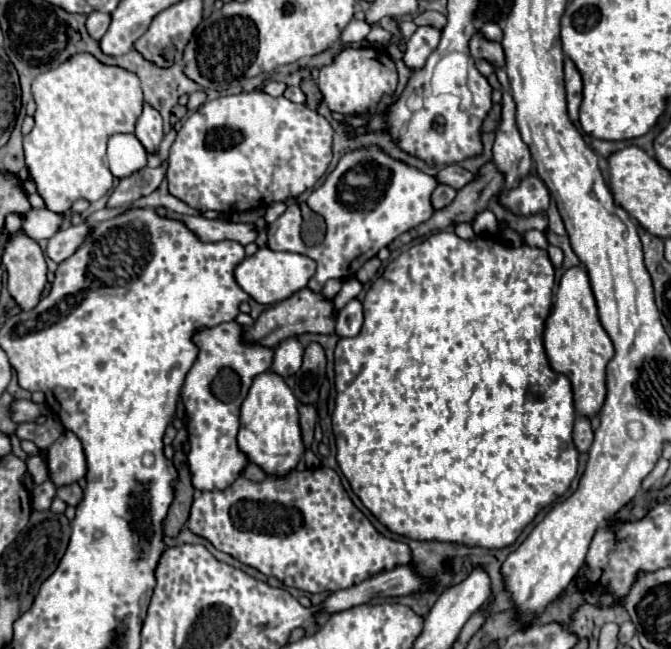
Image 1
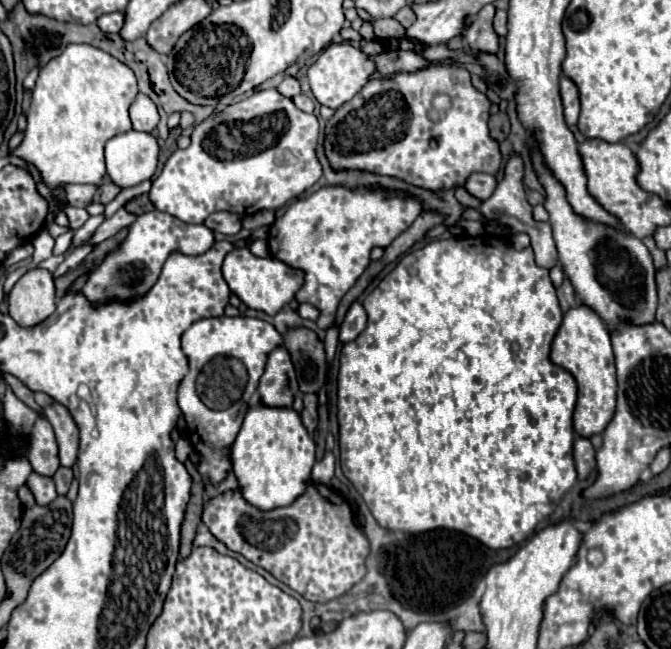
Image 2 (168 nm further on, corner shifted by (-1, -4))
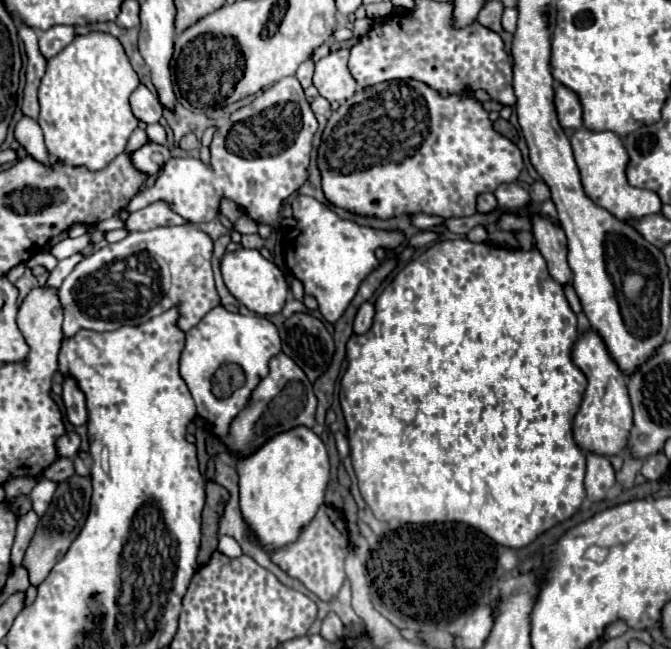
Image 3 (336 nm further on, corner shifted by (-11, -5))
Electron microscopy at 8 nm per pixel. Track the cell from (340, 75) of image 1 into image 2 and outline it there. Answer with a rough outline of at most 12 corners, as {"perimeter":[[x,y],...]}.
{"perimeter":[[330,43],[308,67],[320,105],[338,109],[376,73],[350,43]]}

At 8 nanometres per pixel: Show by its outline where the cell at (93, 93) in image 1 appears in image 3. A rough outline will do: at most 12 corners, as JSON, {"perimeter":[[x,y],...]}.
{"perimeter":[[76,36],[38,88],[52,156],[102,170],[138,126],[118,38]]}

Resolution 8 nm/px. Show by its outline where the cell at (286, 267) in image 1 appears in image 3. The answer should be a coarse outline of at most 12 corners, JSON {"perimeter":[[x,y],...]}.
{"perimeter":[[258,250],[226,252],[220,270],[250,312],[278,314],[288,282]]}

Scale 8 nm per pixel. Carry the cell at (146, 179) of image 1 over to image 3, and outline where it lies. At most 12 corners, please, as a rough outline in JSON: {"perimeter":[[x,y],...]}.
{"perimeter":[[82,254],[60,260],[46,280],[46,288],[60,288],[62,280],[82,260]]}

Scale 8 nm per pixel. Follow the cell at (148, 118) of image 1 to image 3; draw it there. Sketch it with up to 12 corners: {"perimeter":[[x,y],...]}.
{"perimeter":[[144,84],[130,94],[134,116],[146,124],[162,118],[160,102]]}

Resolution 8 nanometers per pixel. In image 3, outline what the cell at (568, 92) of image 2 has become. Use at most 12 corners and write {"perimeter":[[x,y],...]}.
{"perimeter":[[556,86],[554,106],[562,128],[582,128],[578,96]]}

